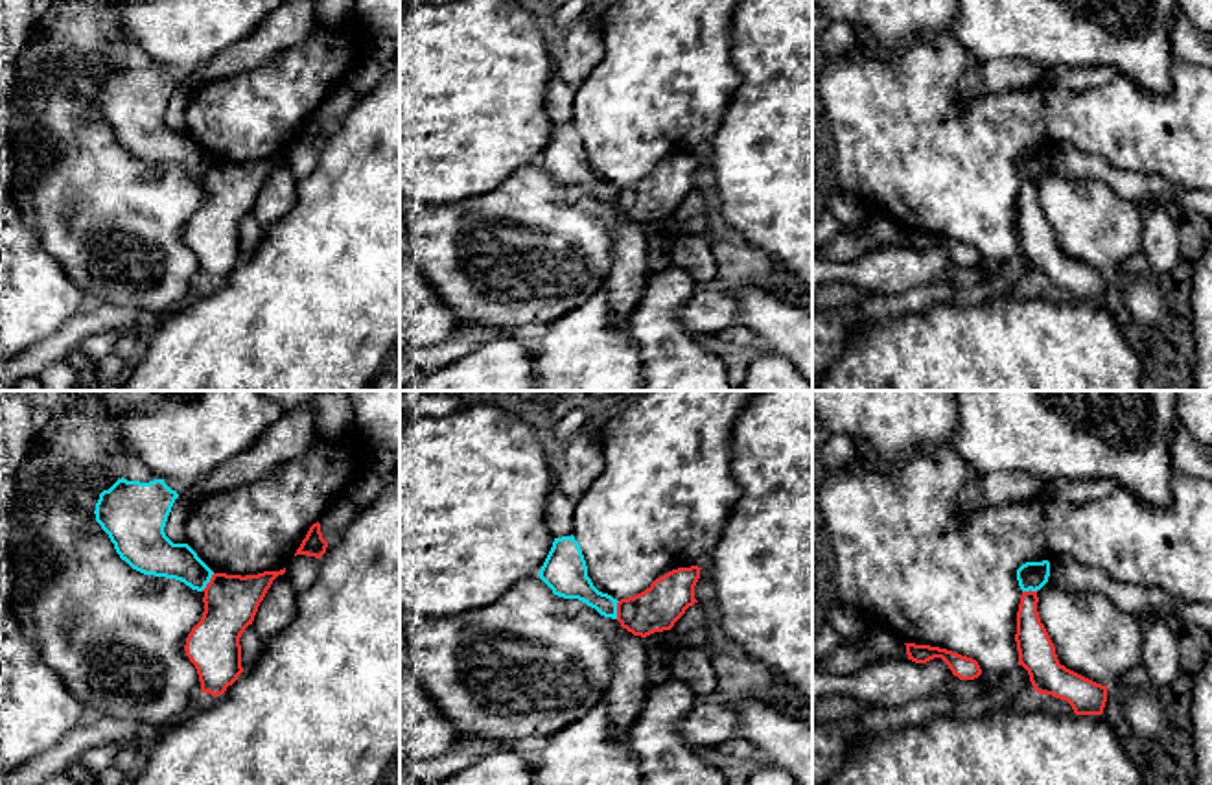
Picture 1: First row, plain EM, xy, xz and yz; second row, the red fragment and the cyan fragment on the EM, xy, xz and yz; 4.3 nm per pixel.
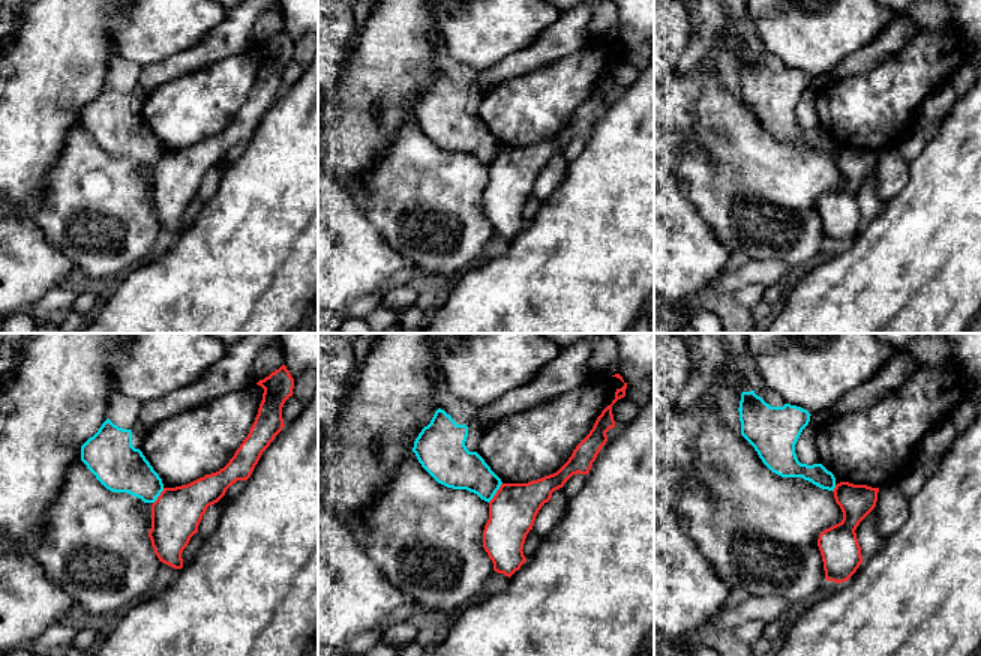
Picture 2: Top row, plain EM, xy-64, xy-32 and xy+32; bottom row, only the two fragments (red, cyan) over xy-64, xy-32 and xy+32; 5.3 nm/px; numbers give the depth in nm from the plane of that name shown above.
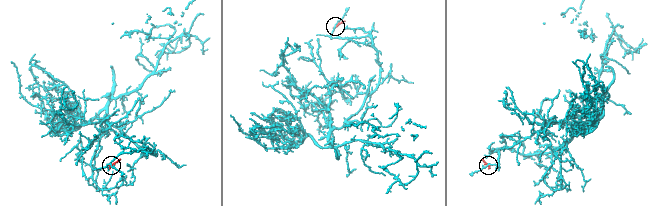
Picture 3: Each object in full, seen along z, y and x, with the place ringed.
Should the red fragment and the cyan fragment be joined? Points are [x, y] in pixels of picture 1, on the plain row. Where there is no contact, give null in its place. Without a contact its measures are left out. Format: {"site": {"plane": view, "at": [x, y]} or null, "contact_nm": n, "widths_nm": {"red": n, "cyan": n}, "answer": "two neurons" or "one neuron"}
{"site": {"plane": "xy", "at": [209, 170]}, "contact_nm": 100, "widths_nm": {"red": 240, "cyan": 170}, "answer": "two neurons"}

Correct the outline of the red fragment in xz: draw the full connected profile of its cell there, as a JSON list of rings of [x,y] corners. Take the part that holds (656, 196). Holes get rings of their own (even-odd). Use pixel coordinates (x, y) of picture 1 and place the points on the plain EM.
[[[698,153],[678,155],[656,166],[645,179],[617,190],[617,208],[634,223],[670,217],[694,186]]]

